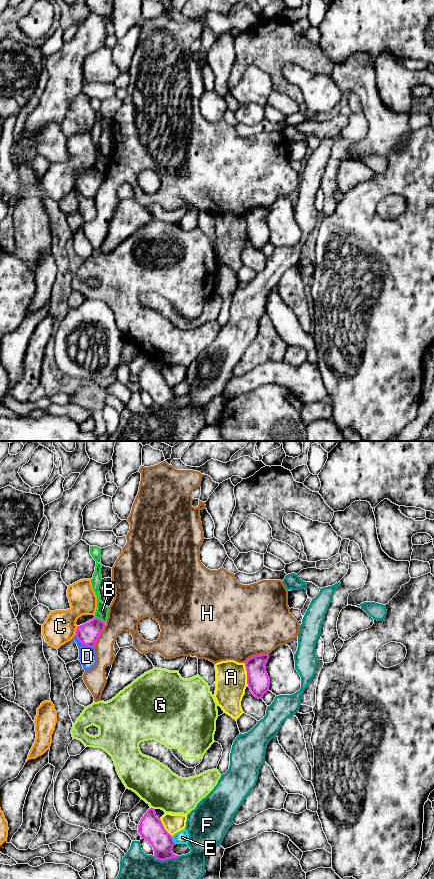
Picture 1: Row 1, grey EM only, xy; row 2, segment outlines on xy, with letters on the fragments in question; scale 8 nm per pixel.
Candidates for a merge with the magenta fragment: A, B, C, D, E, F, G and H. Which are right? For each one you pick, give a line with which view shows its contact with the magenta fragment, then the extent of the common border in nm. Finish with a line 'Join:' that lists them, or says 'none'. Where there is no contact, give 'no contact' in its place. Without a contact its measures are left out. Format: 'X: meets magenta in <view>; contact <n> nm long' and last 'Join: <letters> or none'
Join: none

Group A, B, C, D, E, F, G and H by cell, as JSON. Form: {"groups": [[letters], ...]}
{"groups": [["A"], ["B", "E"], ["C"], ["D"], ["F"], ["G"], ["H"]]}

